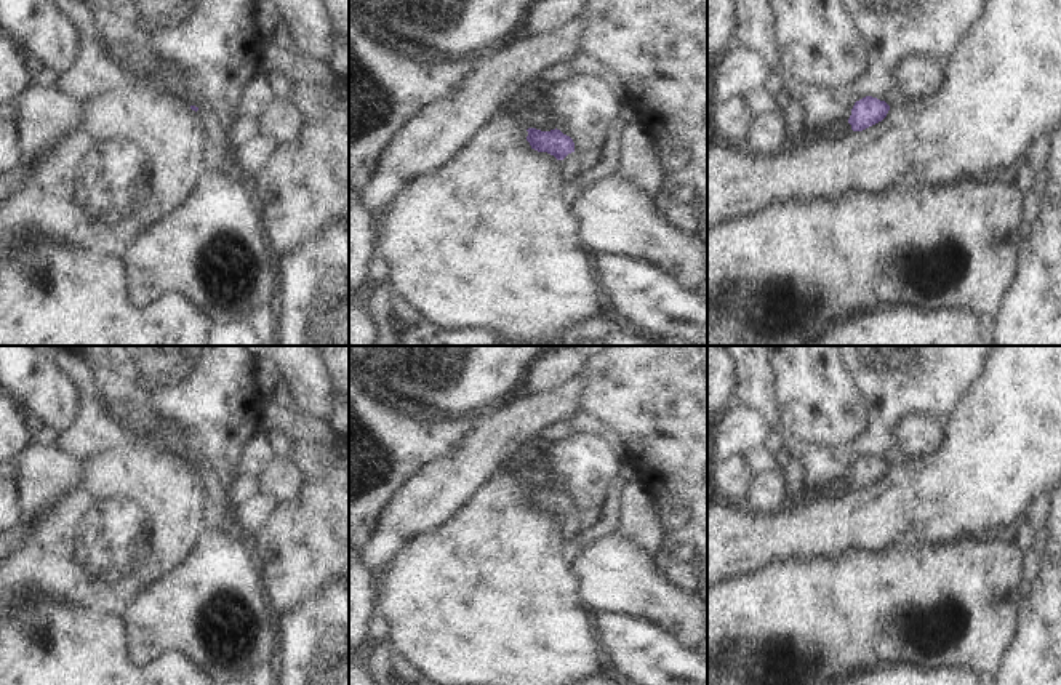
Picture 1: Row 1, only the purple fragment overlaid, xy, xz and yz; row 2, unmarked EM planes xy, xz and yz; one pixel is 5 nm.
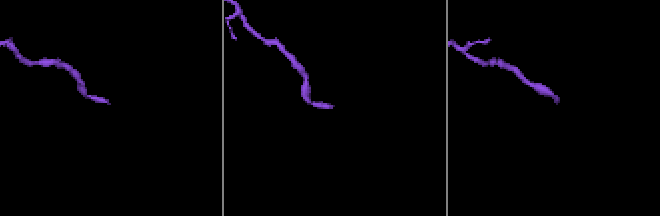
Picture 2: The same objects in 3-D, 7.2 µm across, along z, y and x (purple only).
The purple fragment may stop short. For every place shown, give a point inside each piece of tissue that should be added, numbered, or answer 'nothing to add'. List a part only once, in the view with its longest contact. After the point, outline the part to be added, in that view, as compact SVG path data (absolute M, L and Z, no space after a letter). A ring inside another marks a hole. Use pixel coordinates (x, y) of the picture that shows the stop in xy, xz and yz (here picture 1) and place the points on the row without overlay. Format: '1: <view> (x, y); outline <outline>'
1: xz (570, 524); outline M575 509L560 519L559 536L568 544L576 535L579 535L579 512Z

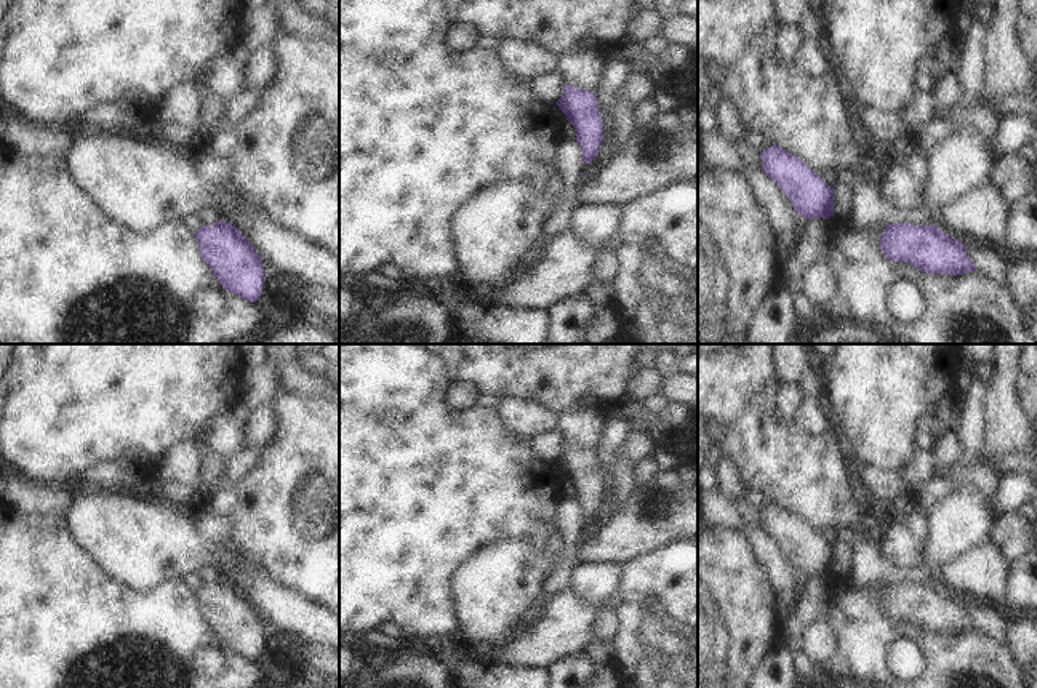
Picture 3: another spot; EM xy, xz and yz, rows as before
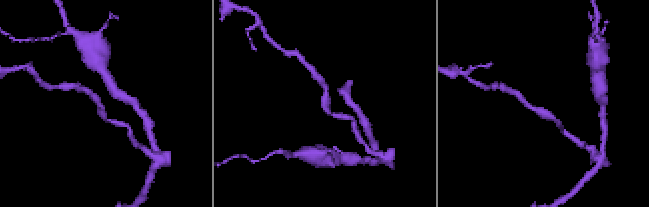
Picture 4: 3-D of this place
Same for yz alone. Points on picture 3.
nothing to add

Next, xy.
nothing to add

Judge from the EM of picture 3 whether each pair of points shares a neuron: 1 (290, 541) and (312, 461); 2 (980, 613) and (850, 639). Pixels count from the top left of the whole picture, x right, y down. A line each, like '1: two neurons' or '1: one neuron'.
1: one neuron
2: two neurons

